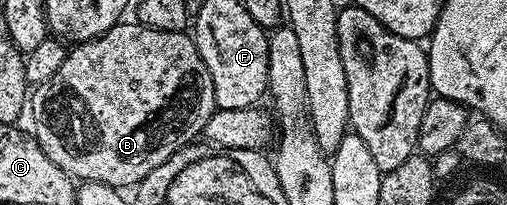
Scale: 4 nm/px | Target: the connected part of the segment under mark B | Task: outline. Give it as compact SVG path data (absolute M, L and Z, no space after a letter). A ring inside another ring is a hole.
M119 21L99 37L78 42L74 46L77 48L66 54L58 71L32 88L31 131L43 153L74 180L133 189L151 169L159 169L167 157L190 146L204 132L218 108L211 73L192 34L125 22Z

